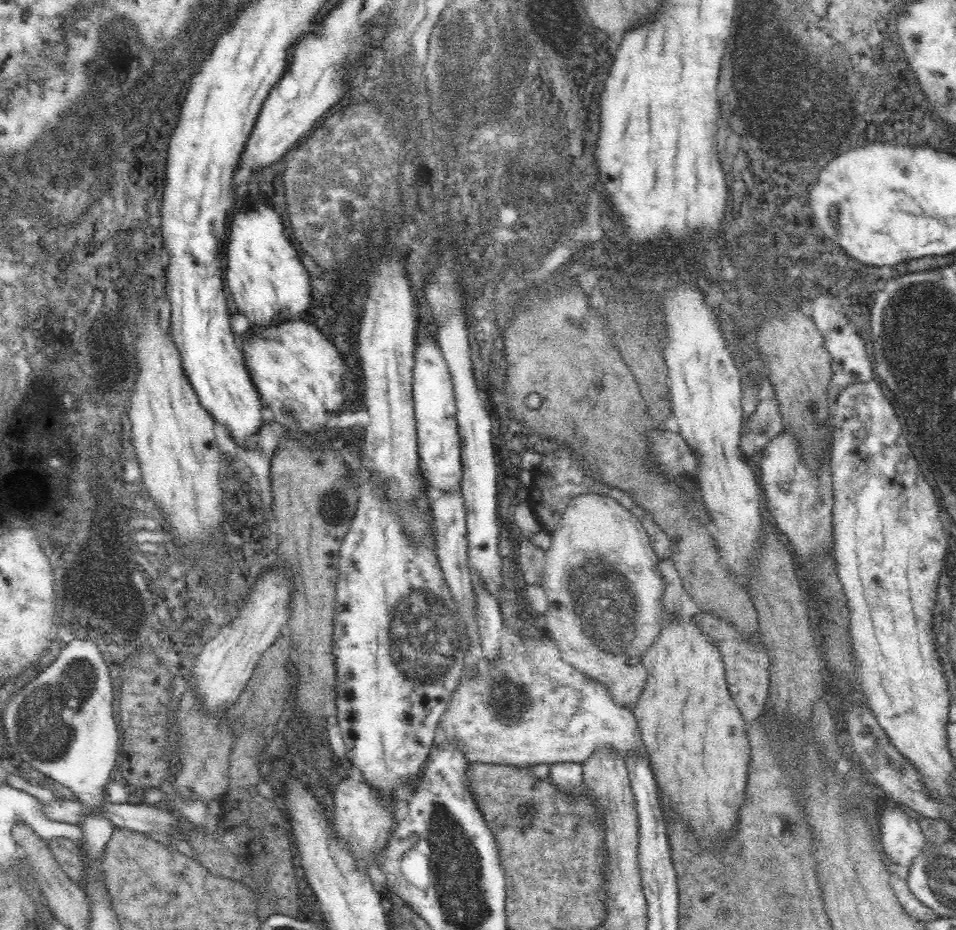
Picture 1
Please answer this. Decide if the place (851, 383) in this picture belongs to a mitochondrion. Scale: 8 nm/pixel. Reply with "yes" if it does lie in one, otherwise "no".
no

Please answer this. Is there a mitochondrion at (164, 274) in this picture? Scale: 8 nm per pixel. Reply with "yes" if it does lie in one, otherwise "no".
no

